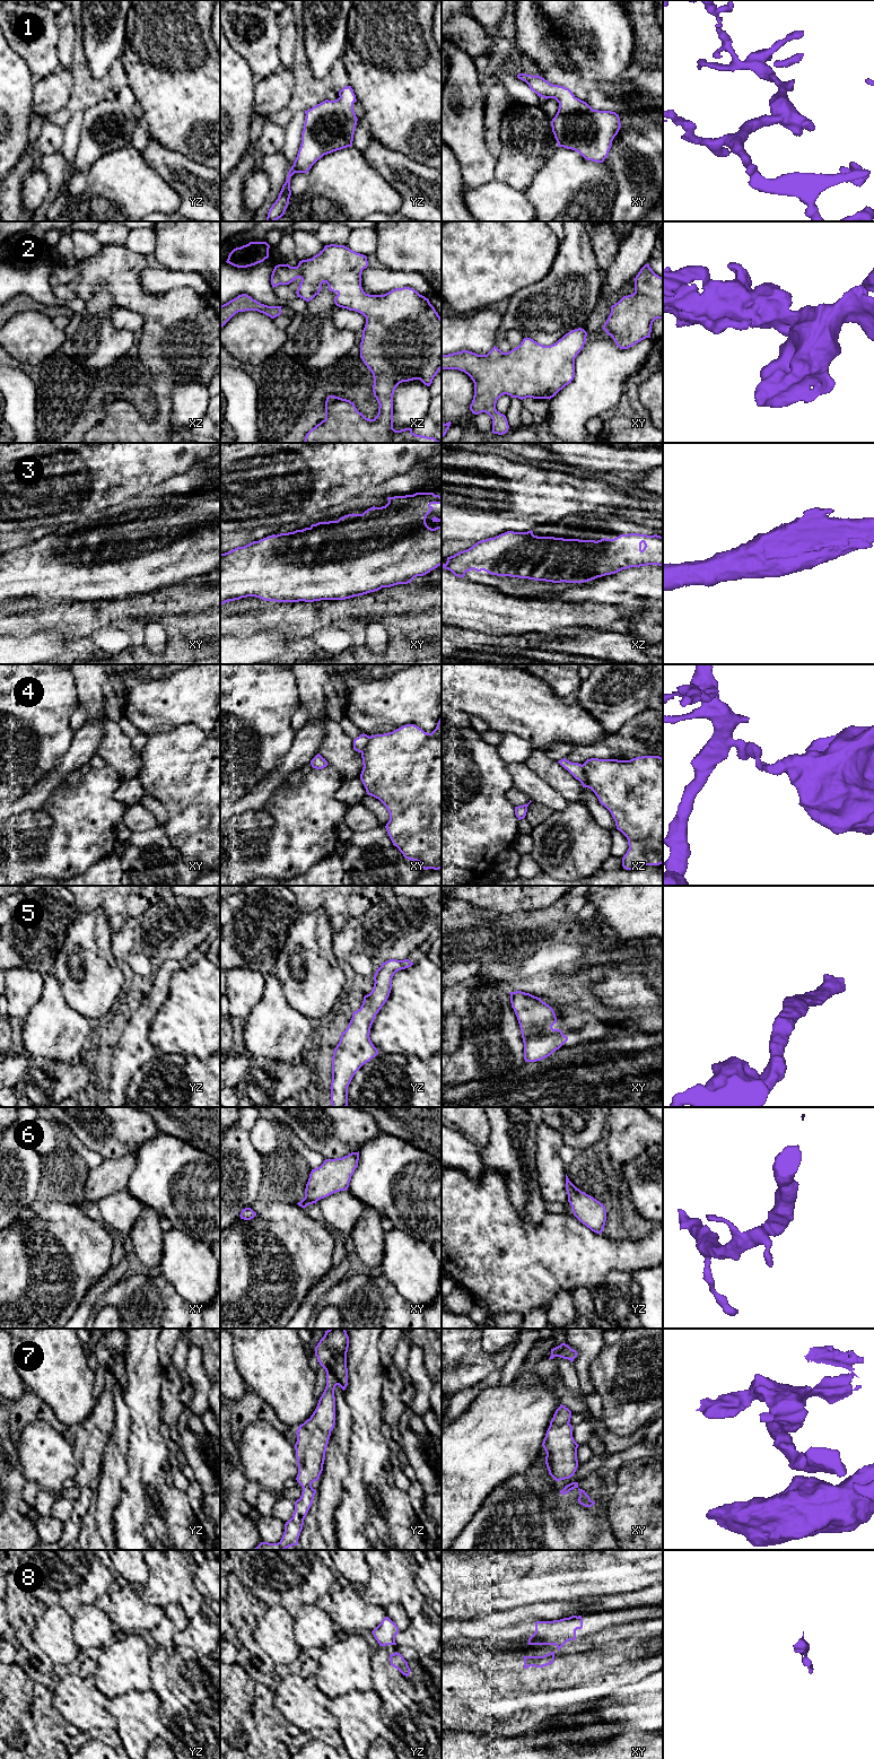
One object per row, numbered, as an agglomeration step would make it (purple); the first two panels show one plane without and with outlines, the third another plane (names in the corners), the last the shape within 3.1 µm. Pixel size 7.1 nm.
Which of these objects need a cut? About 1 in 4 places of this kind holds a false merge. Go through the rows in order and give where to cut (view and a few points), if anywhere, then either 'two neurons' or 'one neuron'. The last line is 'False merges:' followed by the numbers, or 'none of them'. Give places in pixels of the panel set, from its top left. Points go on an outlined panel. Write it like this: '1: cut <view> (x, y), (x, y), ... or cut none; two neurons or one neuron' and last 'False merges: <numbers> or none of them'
1: cut none; one neuron
2: cut none; one neuron
3: cut none; one neuron
4: cut xz (582, 765), (588, 786); two neurons
5: cut none; one neuron
6: cut none; one neuron
7: cut none; one neuron
8: cut yz (393, 1654), (390, 1656); two neurons
False merges: 4, 8

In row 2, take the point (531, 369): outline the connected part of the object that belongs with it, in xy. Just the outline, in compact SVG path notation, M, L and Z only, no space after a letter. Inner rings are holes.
M575 329L566 333L556 343L543 346L531 338L524 338L521 345L508 352L496 346L487 355L462 350L442 355L442 369L458 369L467 374L474 383L474 395L470 410L474 415L488 413L492 419L493 434L502 435L509 429L505 415L496 409L497 400L504 395L533 399L551 399L575 377L575 358L584 348L587 332Z

